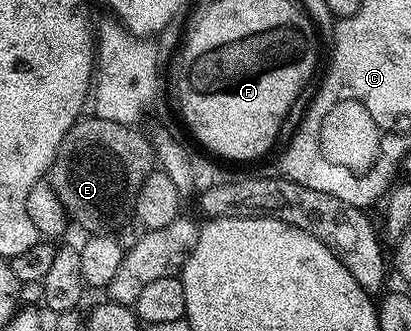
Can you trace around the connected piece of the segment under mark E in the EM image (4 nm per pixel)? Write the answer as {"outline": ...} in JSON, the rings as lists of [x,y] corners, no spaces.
{"outline":[[[85,115],[69,128],[63,143],[59,143],[59,151],[51,163],[47,177],[54,189],[66,218],[73,221],[89,235],[105,235],[133,213],[133,203],[149,176],[155,172],[154,147],[150,138],[140,133],[140,128],[123,123],[115,123],[111,119],[103,119],[96,115]]]}

